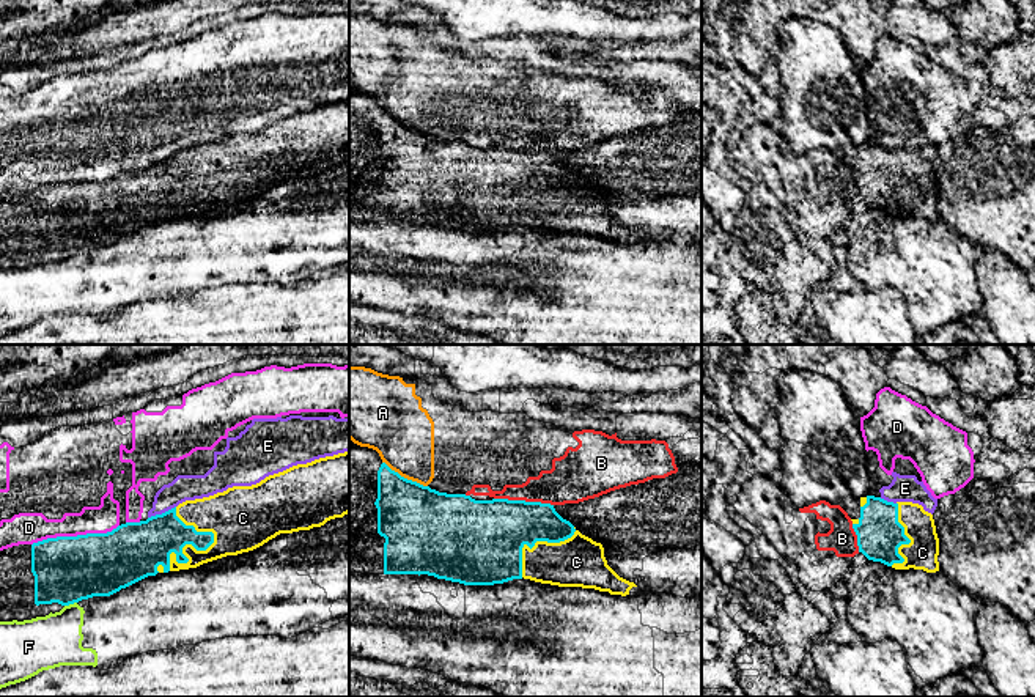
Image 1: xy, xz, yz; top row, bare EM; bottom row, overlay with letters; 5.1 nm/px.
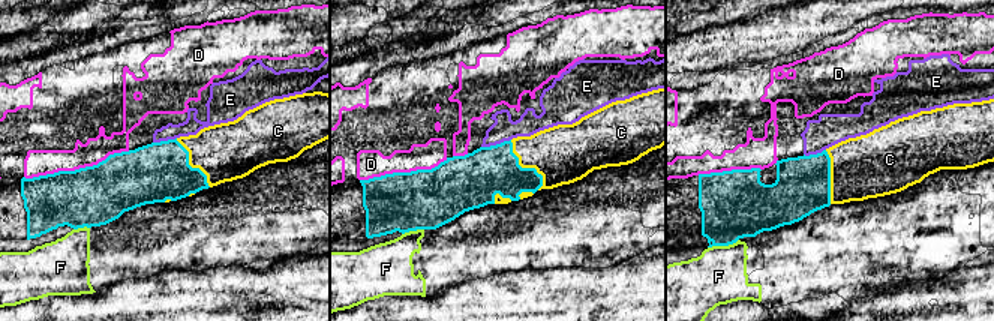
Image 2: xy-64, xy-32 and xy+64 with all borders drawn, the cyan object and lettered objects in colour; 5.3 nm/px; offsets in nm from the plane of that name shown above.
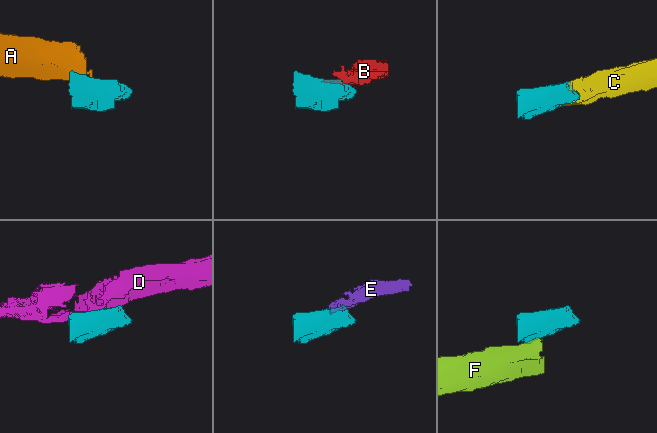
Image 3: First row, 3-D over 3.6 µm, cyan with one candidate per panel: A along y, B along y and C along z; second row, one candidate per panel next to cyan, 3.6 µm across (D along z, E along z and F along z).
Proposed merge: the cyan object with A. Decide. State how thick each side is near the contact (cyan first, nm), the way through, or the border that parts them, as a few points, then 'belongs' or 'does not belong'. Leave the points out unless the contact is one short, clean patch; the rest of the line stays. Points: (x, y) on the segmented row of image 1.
calibres 380 and 320 nm; border xz (383, 461), (401, 475), (427, 486); does not belong

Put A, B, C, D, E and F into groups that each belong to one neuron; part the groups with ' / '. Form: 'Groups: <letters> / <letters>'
Groups: A B / C / D E / F

